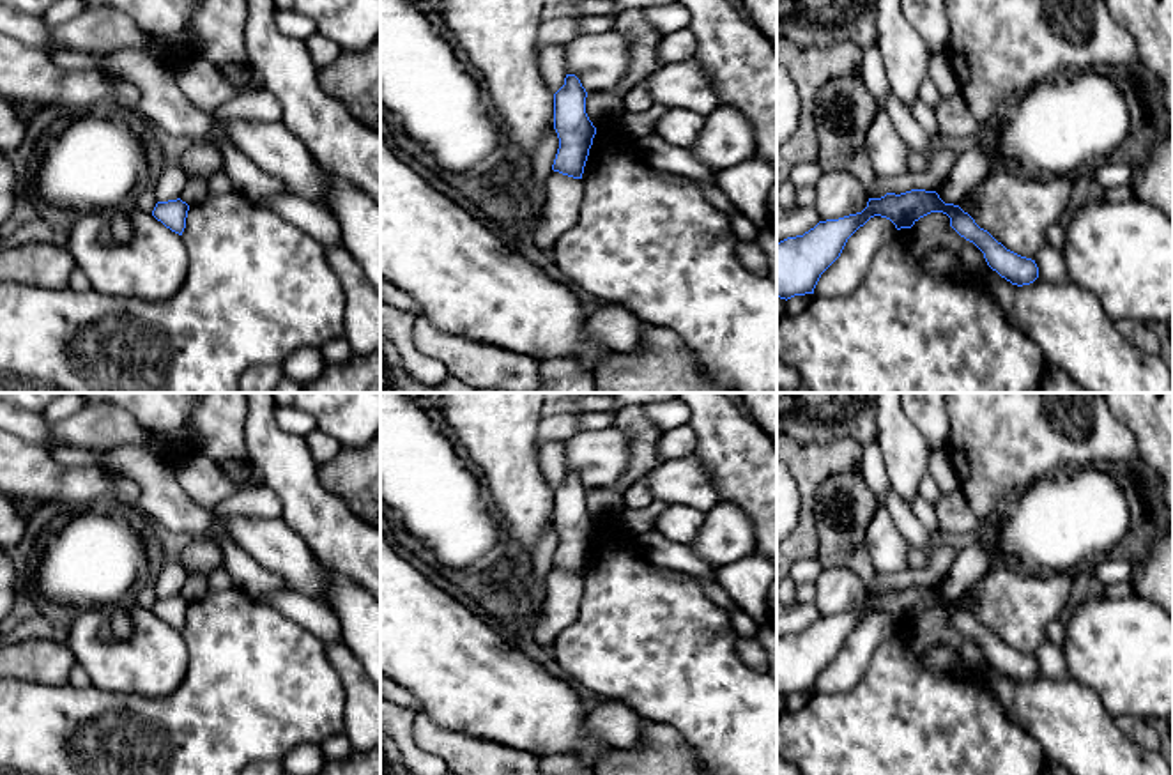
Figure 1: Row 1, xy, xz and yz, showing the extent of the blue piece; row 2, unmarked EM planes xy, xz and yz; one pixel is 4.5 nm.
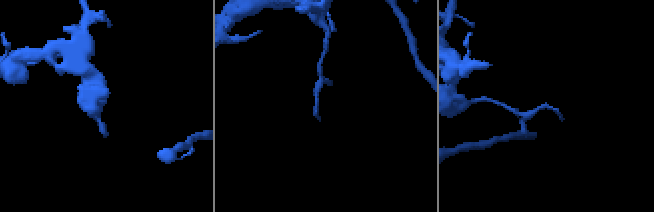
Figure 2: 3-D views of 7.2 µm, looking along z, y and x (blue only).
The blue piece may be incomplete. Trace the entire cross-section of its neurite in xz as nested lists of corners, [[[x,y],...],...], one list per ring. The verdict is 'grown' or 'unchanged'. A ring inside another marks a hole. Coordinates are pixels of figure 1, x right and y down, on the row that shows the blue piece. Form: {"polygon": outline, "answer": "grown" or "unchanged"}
{"polygon": [[[566,74],[564,85],[554,94],[554,129],[559,149],[552,170],[573,179],[582,179],[596,134],[586,113],[586,97],[587,92],[575,74]]], "answer": "unchanged"}

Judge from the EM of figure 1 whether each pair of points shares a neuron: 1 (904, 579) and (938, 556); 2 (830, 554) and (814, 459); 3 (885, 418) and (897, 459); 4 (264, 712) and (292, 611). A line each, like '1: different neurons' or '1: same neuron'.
1: same neuron
2: different neurons
3: same neuron
4: different neurons

